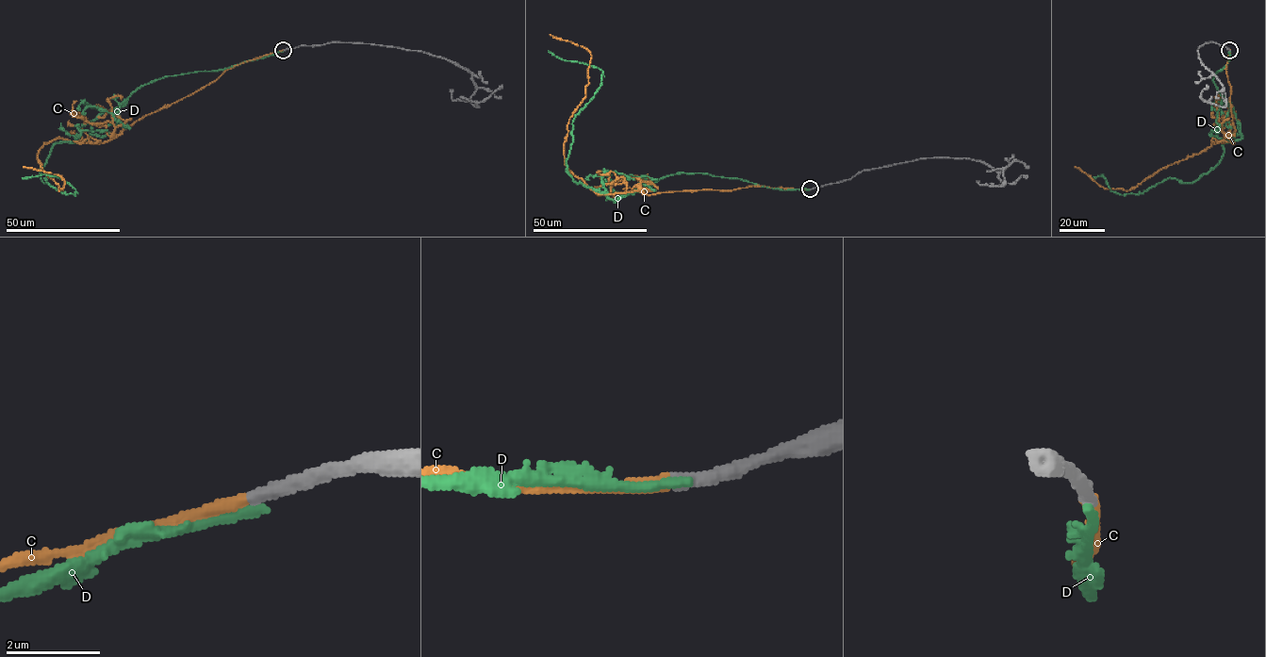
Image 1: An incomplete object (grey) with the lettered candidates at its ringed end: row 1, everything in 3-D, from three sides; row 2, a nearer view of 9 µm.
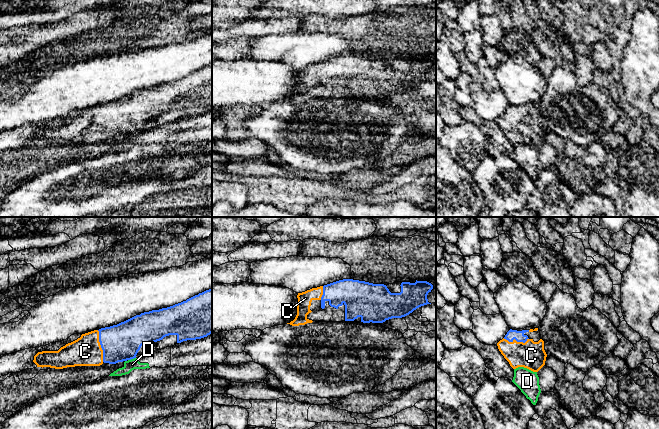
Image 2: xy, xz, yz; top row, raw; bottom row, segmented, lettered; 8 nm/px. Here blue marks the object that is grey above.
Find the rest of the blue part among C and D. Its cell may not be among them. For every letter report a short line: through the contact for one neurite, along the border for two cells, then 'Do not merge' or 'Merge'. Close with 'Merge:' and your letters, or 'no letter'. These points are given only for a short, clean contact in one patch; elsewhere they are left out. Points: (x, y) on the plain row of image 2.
C: Line: xy (121, 118), (101, 122), (85, 127). Merge
D: Line: xy (135, 133), (128, 136). Do not merge
Merge: C

